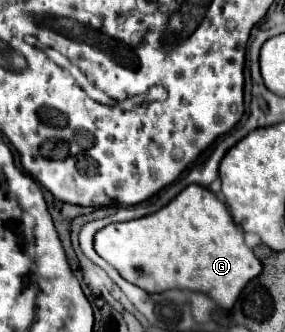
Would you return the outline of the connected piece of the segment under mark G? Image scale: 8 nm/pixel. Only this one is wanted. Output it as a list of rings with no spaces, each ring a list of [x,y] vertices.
[[[188,185],[168,205],[164,205],[160,211],[156,211],[152,215],[124,221],[124,223],[106,225],[104,229],[100,229],[96,233],[94,249],[126,281],[142,287],[146,293],[162,293],[168,289],[200,291],[200,293],[206,293],[208,297],[212,297],[224,309],[230,309],[236,303],[240,291],[246,287],[246,283],[262,271],[258,257],[244,243],[244,233],[232,221],[226,205],[212,191],[208,191],[202,185]]]

